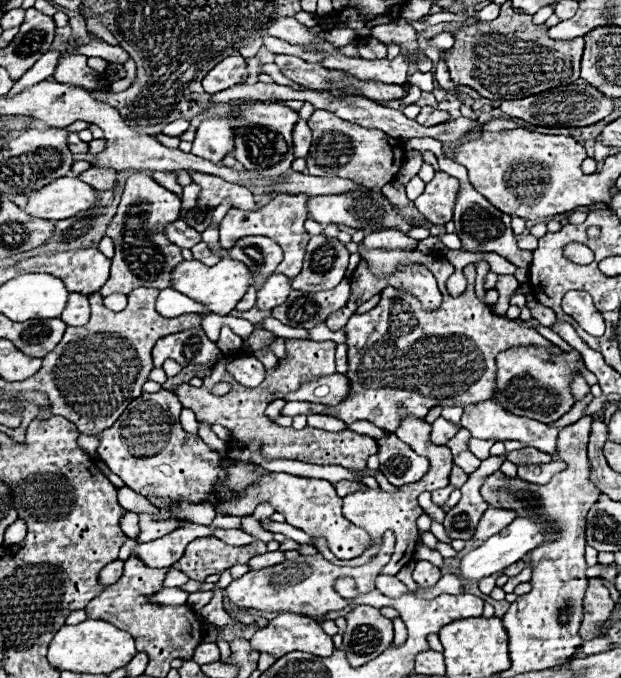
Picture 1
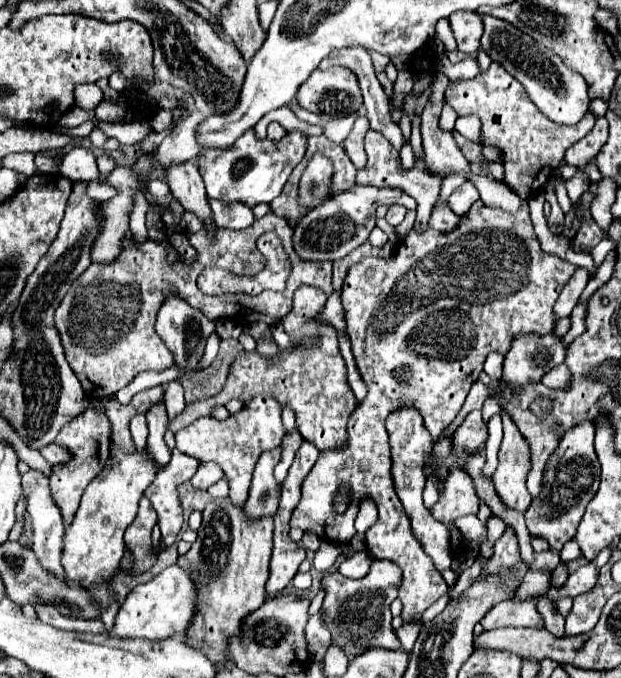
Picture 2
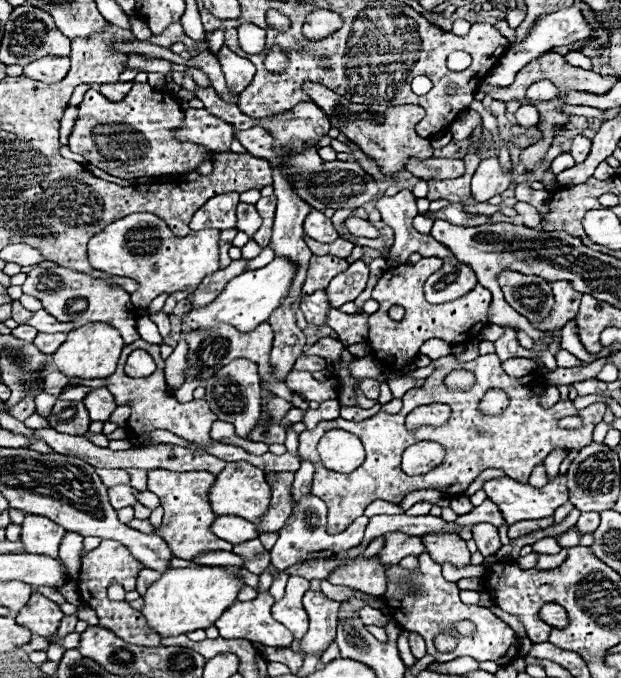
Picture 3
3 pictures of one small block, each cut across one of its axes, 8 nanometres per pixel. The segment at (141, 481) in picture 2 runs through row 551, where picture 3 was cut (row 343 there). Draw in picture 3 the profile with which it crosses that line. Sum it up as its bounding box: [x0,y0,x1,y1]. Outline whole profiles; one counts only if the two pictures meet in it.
[54,322,124,380]

